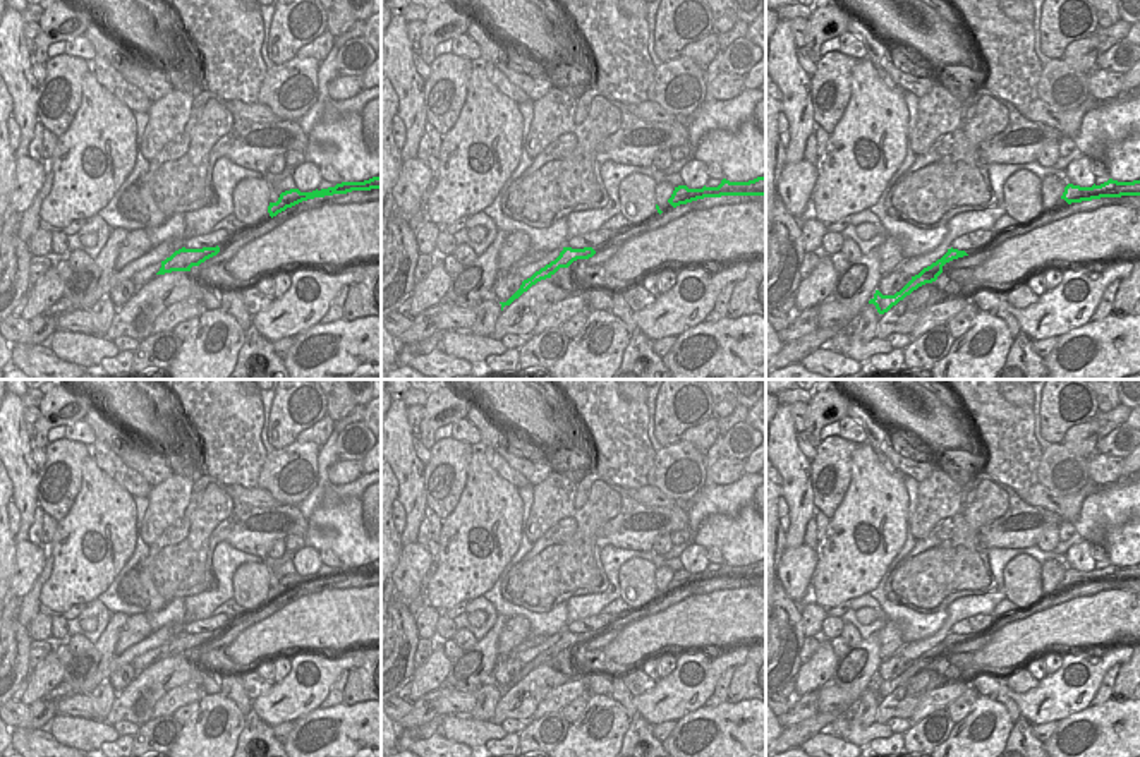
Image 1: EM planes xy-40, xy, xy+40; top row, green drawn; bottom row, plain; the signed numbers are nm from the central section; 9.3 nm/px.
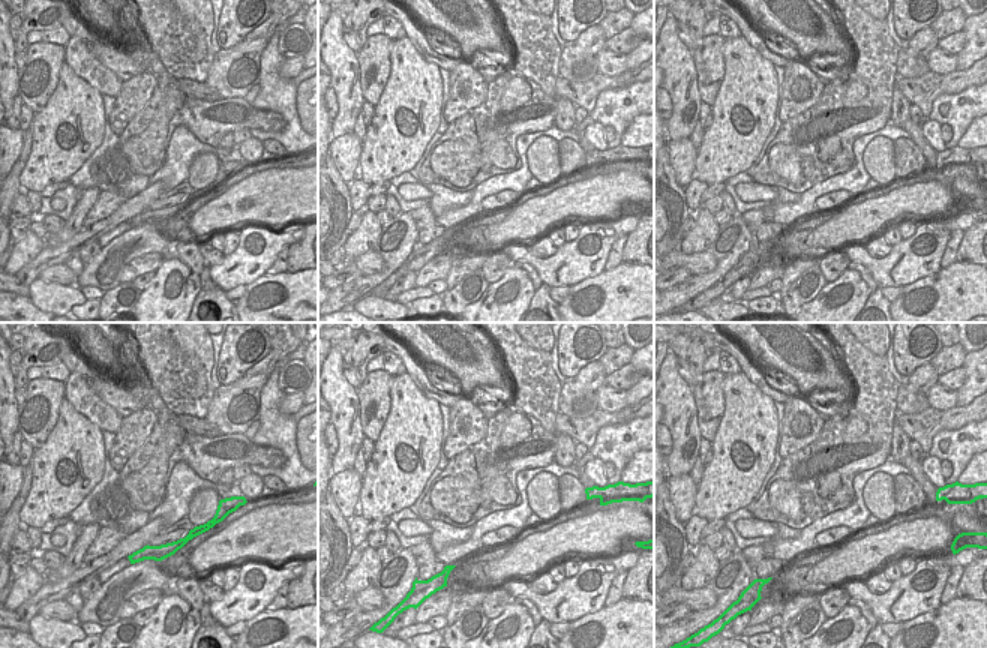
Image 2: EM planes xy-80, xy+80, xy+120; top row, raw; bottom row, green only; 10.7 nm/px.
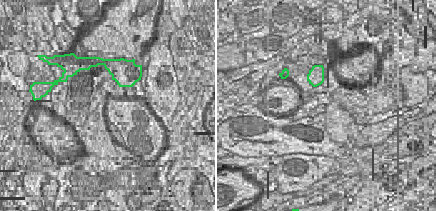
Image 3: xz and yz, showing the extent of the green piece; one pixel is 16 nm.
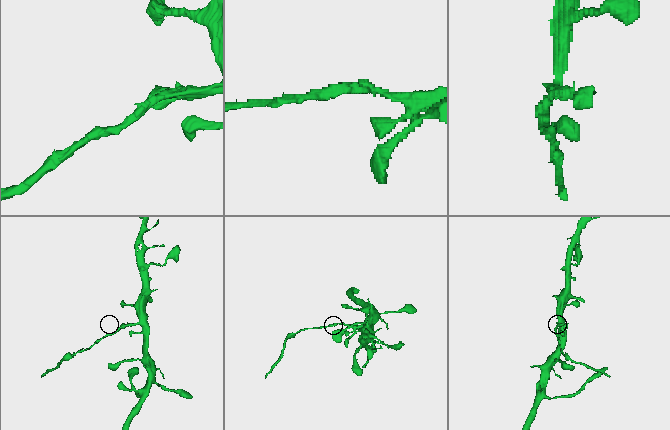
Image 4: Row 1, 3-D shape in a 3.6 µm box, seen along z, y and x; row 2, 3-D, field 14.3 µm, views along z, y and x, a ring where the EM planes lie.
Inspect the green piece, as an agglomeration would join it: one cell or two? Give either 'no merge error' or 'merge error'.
merge error

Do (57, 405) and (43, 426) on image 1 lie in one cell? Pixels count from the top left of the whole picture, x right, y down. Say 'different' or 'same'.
same

